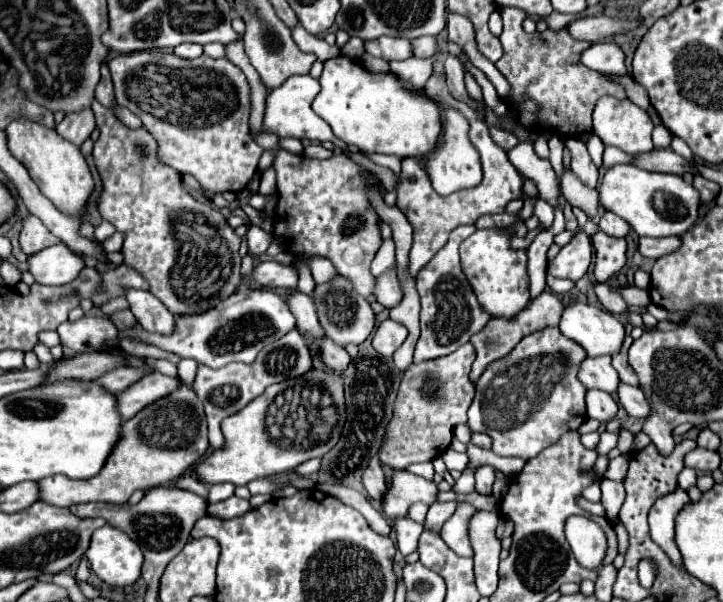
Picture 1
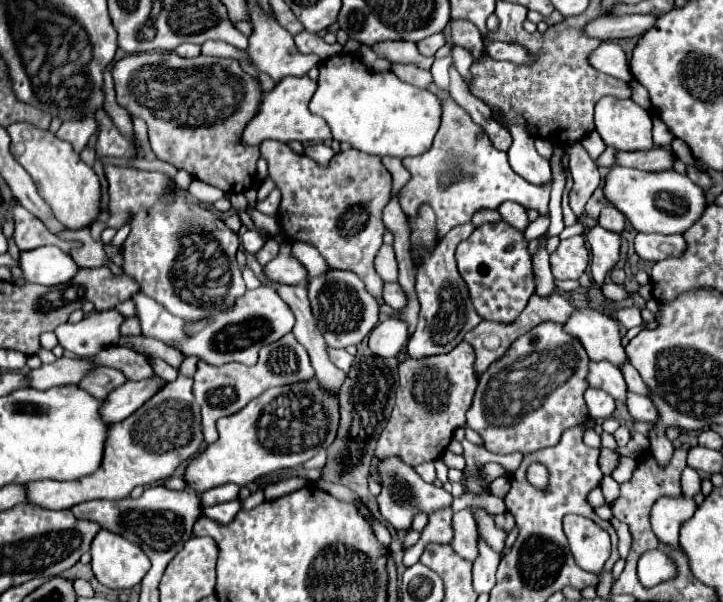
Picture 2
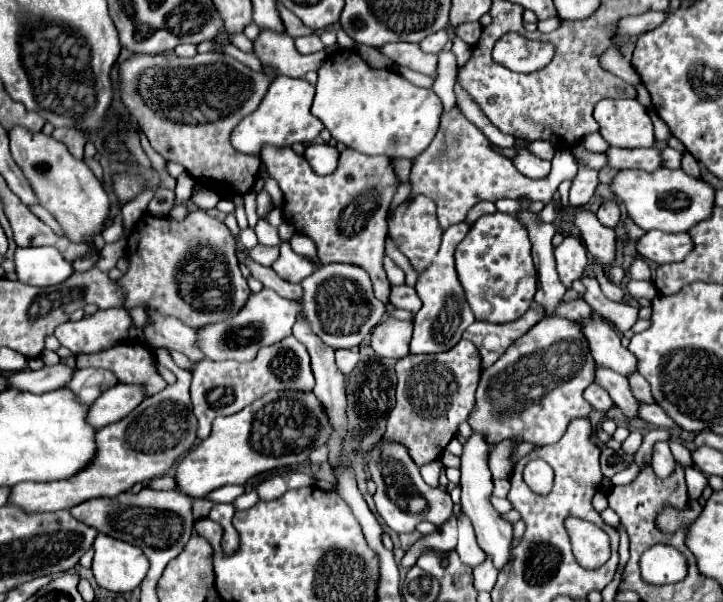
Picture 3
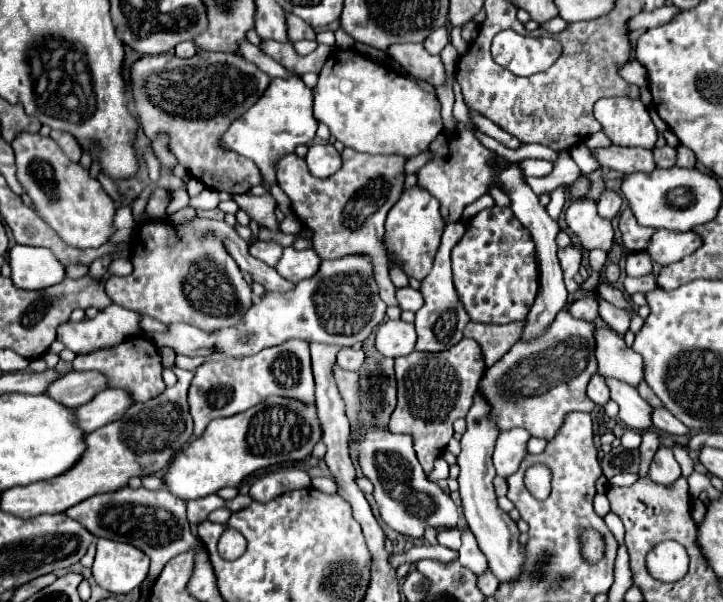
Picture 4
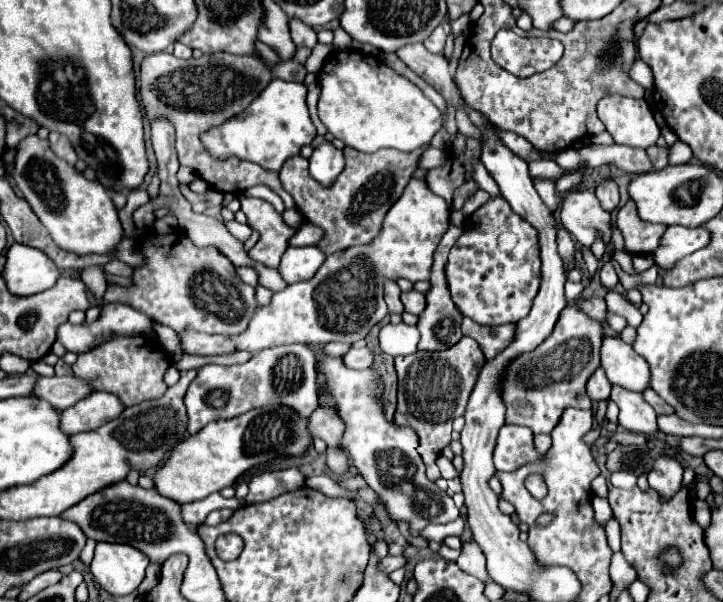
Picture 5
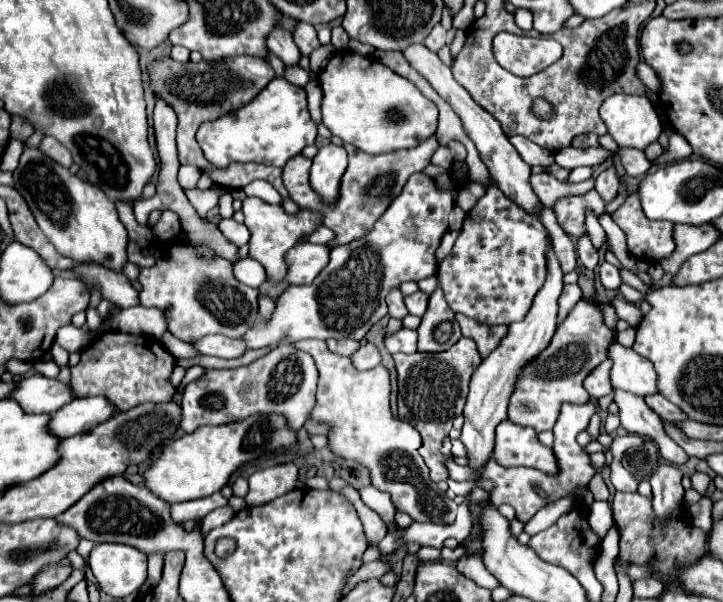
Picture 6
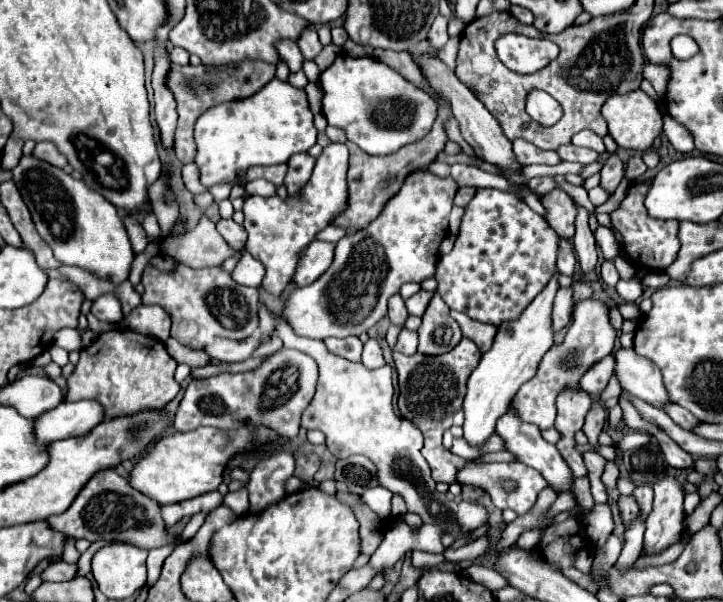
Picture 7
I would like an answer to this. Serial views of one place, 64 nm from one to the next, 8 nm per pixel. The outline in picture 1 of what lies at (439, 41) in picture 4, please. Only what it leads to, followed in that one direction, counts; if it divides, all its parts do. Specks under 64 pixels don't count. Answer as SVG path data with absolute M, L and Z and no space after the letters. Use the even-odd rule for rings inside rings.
M434 36L414 38L414 40L410 40L410 44L412 44L412 54L416 58L430 58L436 52L436 38Z

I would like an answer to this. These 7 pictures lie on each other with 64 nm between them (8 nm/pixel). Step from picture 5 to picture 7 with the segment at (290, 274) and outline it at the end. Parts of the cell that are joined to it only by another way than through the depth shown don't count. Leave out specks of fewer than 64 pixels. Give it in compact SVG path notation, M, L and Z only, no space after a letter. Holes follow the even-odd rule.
M314 240L308 248L304 248L300 252L296 272L292 276L296 286L308 286L316 278L320 278L320 274L324 274L324 270L328 270L328 266L332 264L332 254L334 254L332 242Z

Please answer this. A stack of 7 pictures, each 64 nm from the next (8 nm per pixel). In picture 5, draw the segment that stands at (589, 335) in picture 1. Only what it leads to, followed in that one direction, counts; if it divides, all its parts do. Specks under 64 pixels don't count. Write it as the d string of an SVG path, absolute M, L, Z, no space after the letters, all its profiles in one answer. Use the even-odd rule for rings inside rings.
M604 334L600 348L600 366L606 372L610 384L624 386L634 392L648 388L648 362L634 352L634 348L620 340L620 336Z

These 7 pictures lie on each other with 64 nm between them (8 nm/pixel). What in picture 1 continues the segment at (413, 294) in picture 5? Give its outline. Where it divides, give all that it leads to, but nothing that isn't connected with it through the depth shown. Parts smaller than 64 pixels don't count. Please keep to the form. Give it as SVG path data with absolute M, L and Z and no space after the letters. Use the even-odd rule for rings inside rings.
M396 266L376 278L374 298L376 298L376 302L380 302L384 308L394 308L394 306L402 300L402 288L400 288L400 282L398 282Z

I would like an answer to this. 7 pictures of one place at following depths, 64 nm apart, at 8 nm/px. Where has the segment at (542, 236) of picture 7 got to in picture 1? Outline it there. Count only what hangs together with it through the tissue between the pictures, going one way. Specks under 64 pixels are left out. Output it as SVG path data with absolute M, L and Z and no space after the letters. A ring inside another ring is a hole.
M502 228L492 230L476 230L464 246L460 246L460 258L464 266L464 274L472 282L476 290L480 306L488 310L492 316L514 318L522 308L526 308L530 300L530 282L526 272L526 250L514 250L510 246L510 236L502 232Z

